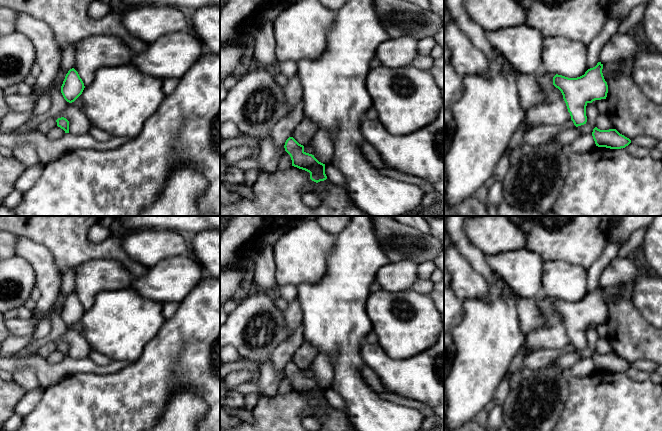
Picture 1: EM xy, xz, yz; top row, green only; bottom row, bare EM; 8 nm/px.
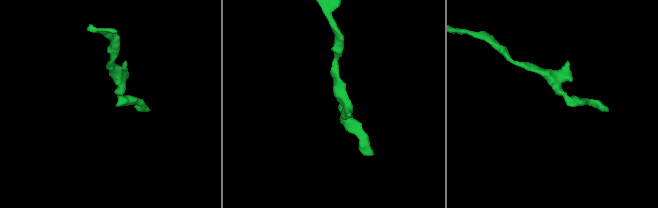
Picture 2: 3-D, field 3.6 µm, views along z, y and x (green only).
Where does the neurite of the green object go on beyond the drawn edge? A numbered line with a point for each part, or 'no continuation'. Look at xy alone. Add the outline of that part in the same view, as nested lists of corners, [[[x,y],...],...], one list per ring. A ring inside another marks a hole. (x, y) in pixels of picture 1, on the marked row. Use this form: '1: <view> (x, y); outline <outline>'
no continuation

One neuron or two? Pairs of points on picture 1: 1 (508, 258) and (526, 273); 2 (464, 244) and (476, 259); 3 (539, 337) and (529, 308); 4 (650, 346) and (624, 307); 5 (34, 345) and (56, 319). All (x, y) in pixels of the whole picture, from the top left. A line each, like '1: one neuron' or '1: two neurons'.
1: one neuron
2: one neuron
3: two neurons
4: one neuron
5: one neuron

